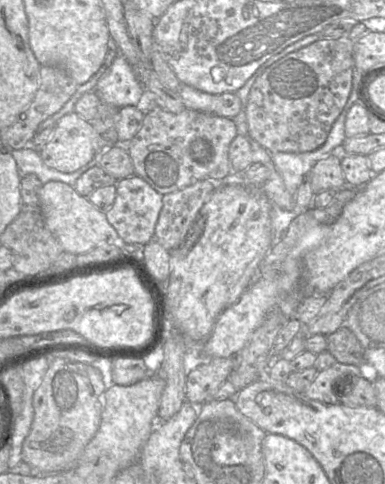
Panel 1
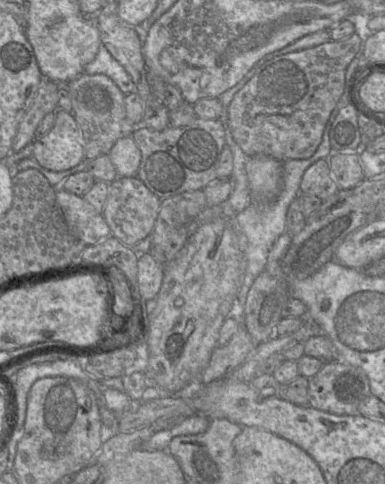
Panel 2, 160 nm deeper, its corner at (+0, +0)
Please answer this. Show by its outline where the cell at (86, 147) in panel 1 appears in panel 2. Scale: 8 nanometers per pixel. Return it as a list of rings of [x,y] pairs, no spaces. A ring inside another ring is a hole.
[[[61,109],[55,112],[55,123],[53,128],[43,137],[34,139],[32,157],[43,168],[53,172],[69,170],[85,159],[79,127],[72,113],[68,113]]]

